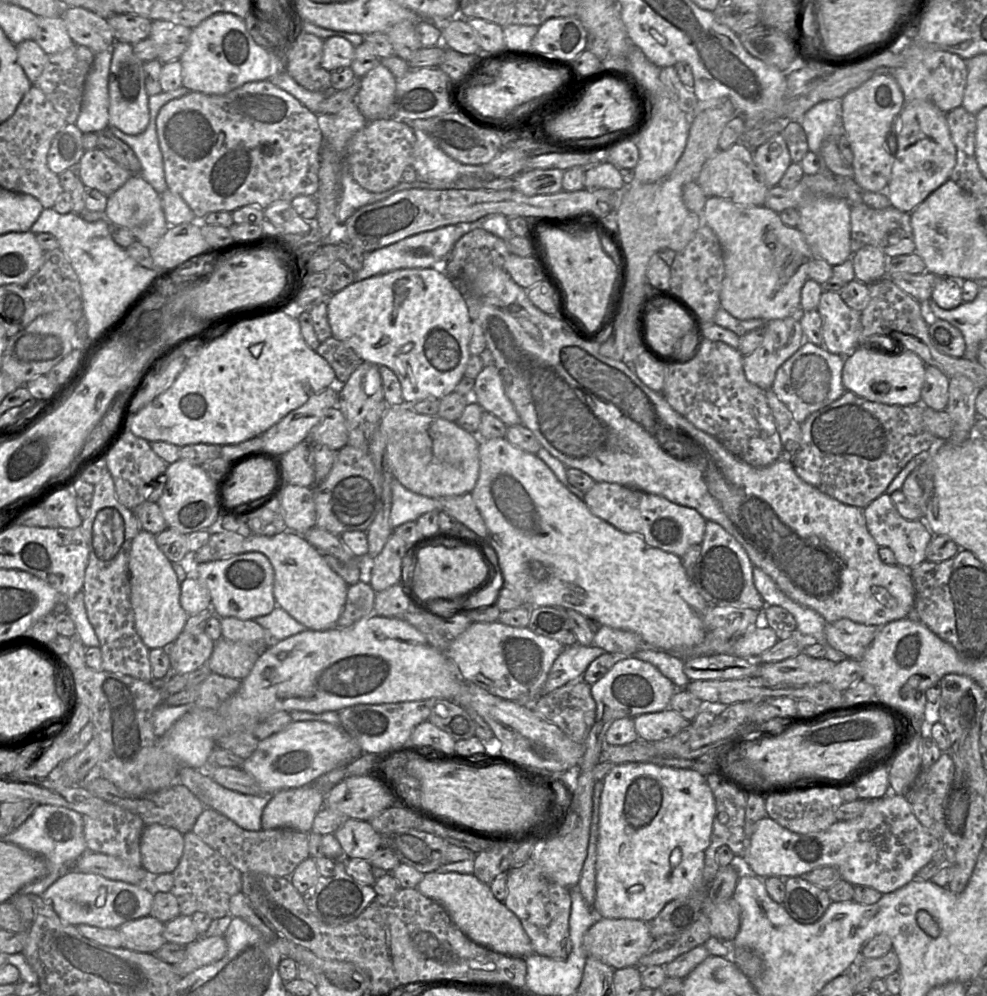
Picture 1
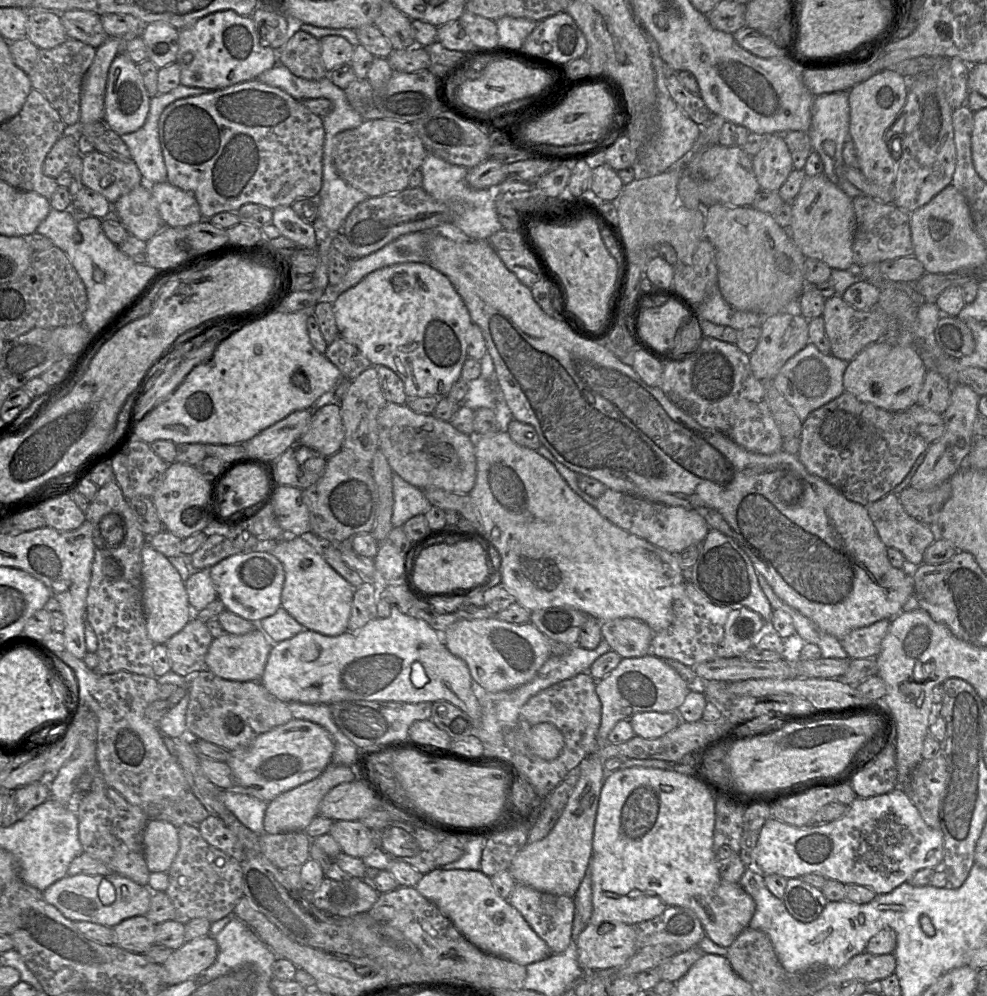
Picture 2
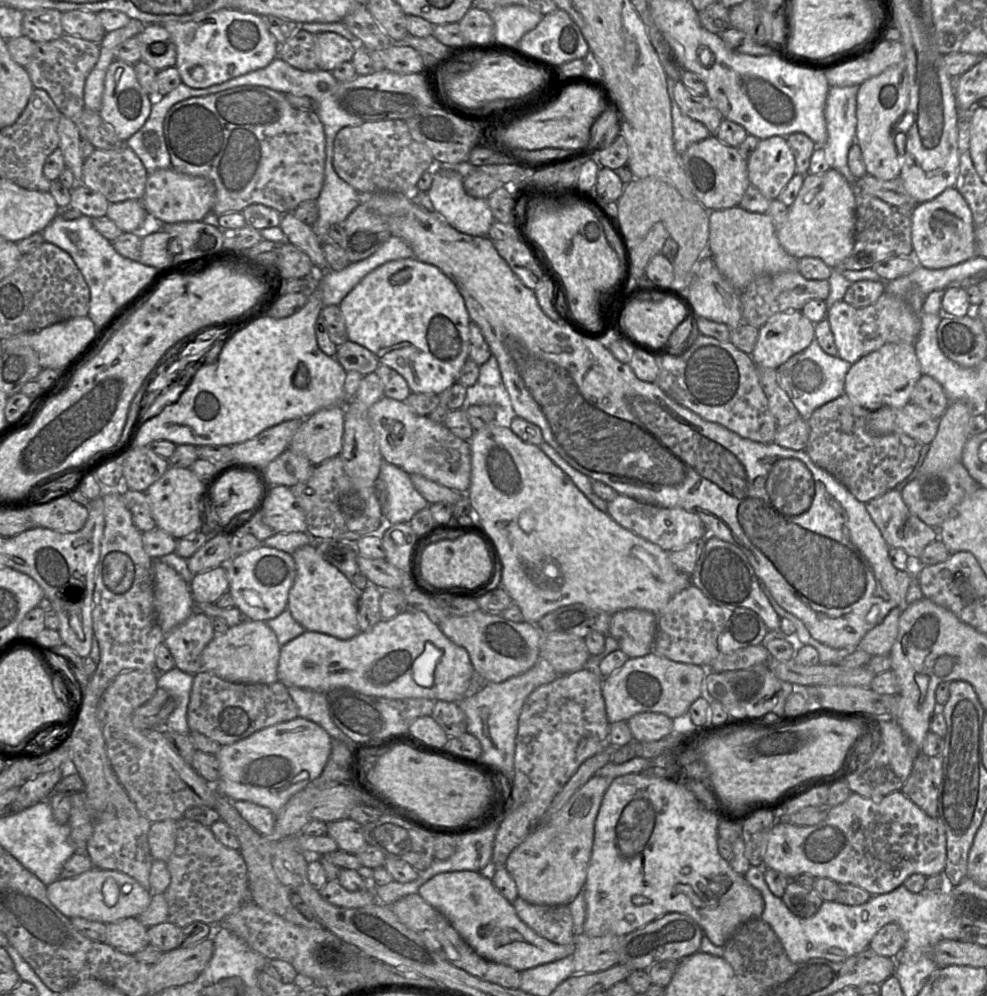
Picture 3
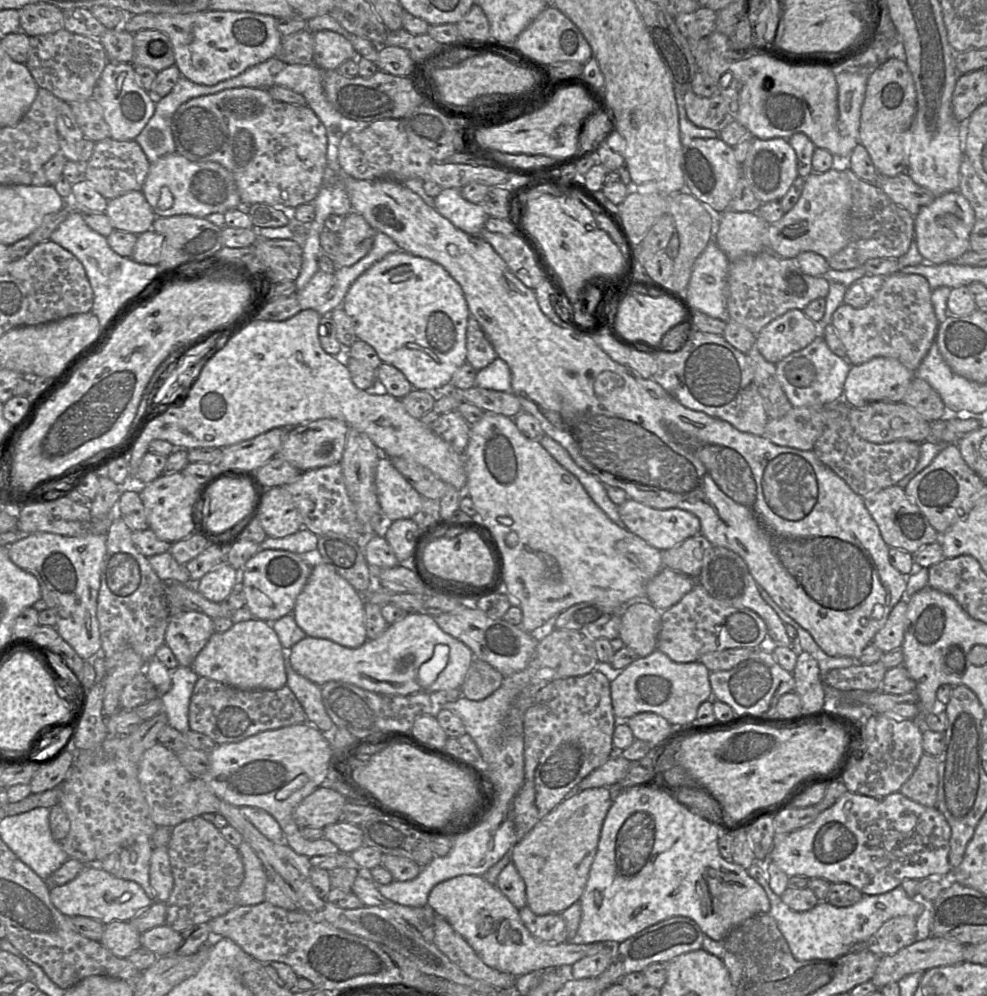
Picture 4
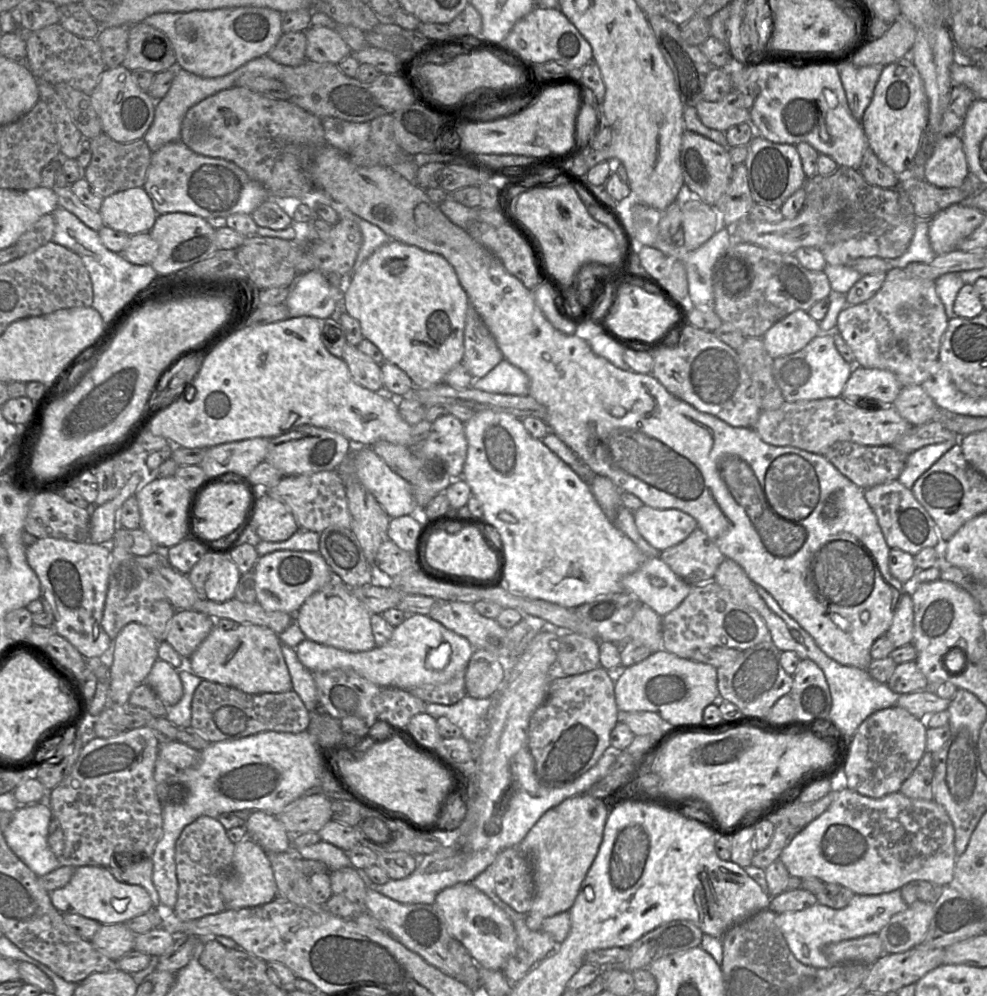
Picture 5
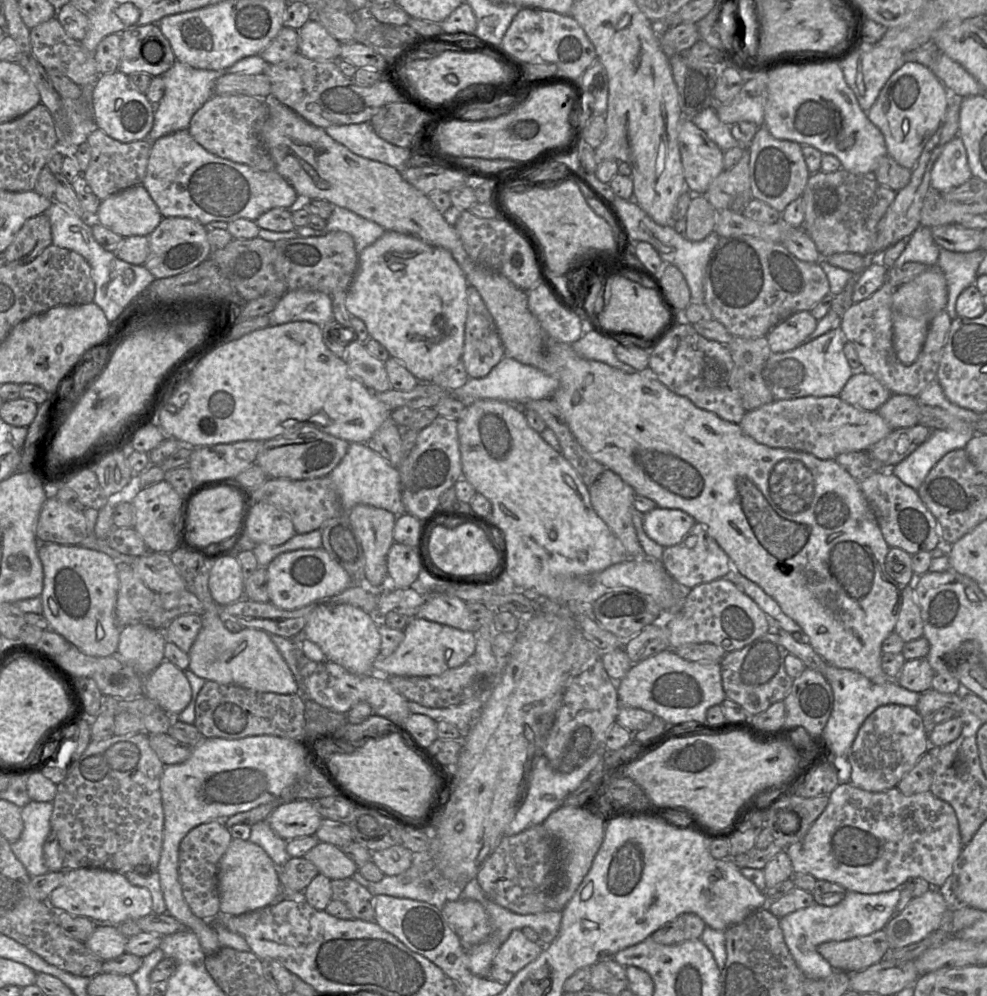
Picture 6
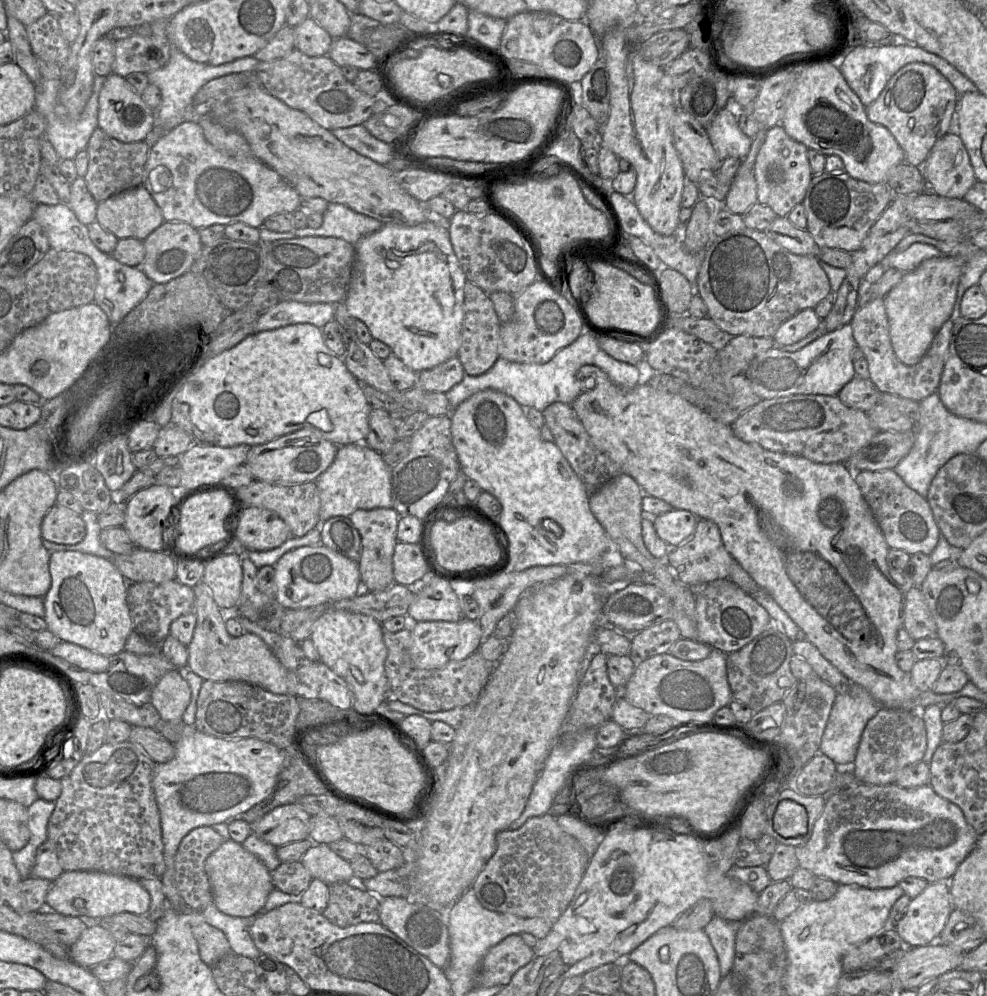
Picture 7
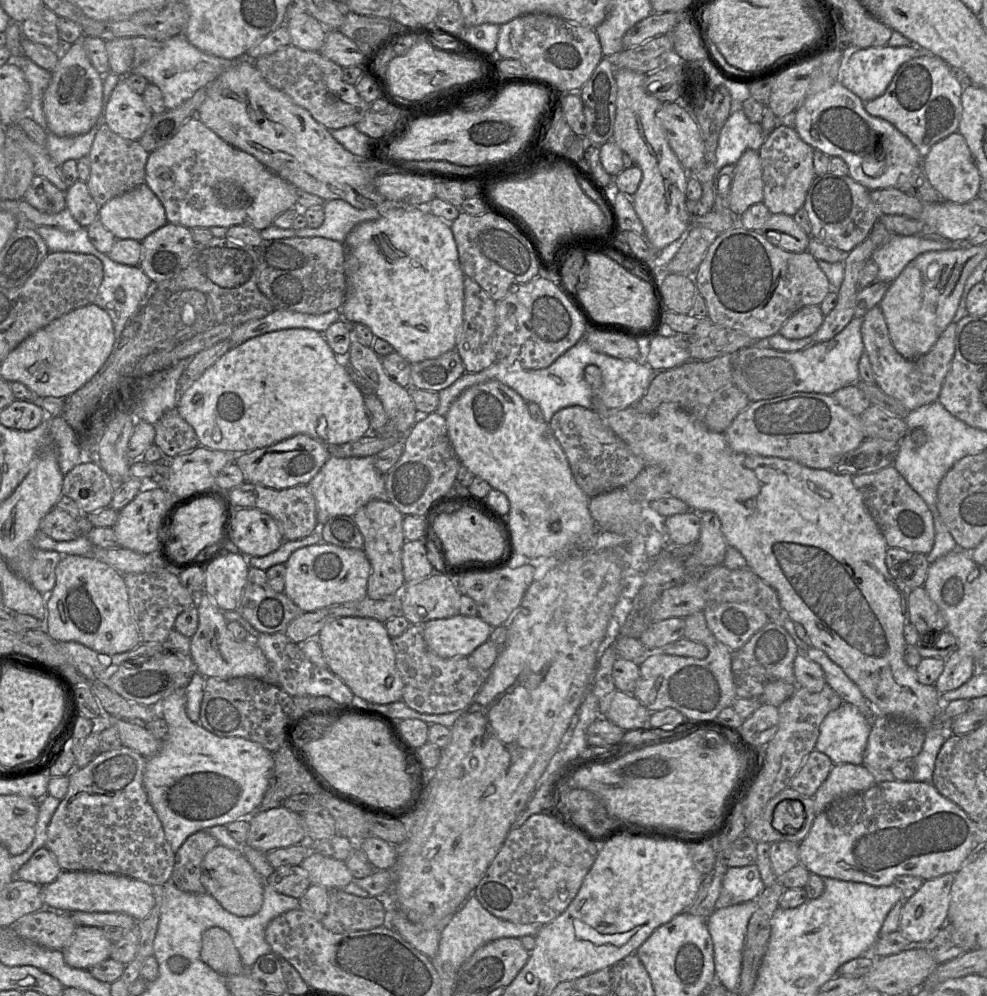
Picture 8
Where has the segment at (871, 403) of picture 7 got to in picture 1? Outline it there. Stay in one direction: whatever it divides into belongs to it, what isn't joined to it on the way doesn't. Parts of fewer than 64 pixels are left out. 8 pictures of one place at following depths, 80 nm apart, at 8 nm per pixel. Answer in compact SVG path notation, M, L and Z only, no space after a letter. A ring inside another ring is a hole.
M898 343L892 344L890 351L882 346L859 346L845 357L842 370L842 384L847 391L870 401L888 405L914 405L921 403L926 364L915 353L900 349Z

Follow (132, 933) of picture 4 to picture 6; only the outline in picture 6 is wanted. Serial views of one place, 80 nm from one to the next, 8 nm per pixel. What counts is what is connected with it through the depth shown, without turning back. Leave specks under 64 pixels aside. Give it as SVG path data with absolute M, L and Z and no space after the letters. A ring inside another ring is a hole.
M97 924L94 932L85 941L88 949L103 961L108 961L126 953L128 938L117 925Z

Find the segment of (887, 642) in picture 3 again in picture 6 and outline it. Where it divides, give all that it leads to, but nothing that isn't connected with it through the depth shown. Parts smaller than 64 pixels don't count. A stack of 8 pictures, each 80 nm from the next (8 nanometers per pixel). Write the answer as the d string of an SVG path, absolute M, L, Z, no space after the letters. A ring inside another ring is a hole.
M908 585L903 590L901 610L894 632L897 633L905 643L923 637L921 610L916 602L915 590Z

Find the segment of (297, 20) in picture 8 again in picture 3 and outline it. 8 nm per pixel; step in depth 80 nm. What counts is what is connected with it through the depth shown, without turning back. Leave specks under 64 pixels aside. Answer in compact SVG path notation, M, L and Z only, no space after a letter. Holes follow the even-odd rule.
M323 32L314 36L318 68L331 73L343 62L351 61L356 49L362 47L357 39L356 42L351 42L334 32Z

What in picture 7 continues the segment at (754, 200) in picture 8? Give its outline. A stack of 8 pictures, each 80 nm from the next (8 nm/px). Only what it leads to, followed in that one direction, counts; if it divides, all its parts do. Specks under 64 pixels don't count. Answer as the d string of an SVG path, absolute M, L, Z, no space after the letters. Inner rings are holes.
M754 169L738 170L724 200L724 207L735 214L744 215L757 202Z

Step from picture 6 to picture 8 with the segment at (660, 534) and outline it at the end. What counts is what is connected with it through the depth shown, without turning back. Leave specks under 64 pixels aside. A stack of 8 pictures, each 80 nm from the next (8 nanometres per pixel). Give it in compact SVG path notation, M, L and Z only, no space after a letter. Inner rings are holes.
M695 511L675 514L666 518L665 535L668 542L684 546L696 542L700 536L701 517Z

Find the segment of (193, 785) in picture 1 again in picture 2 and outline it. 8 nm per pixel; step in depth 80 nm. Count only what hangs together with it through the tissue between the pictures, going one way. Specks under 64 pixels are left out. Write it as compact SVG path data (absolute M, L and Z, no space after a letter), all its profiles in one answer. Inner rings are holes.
M222 790L222 800L237 819L253 832L261 835L264 831L264 816L268 803L256 797Z

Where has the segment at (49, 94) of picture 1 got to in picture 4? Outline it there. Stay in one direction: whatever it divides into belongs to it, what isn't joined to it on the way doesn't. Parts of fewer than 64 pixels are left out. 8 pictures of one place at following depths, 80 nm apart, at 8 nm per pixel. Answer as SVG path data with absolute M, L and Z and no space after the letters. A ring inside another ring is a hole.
M60 29L55 33L32 36L26 67L39 88L51 92L56 98L71 103L93 97L94 88L108 62L98 39L88 38Z

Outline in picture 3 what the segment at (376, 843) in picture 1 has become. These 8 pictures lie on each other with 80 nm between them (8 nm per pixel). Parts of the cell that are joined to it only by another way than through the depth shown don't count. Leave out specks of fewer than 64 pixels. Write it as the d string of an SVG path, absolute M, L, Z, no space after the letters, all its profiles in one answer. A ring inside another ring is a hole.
M350 818L327 823L327 835L349 854L357 854L367 845L363 826Z

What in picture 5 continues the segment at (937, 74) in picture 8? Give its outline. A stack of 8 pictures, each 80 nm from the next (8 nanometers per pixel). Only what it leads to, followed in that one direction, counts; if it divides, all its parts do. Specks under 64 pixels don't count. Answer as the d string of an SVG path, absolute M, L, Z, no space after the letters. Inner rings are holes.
M904 57L884 66L861 124L869 148L878 159L899 176L906 176L911 174L915 156L927 128L928 116L928 98L920 73L910 57Z

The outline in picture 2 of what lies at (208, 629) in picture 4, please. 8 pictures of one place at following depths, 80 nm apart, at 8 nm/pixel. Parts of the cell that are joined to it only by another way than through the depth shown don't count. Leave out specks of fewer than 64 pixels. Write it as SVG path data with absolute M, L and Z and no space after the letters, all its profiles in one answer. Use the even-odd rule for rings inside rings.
M193 617L165 643L171 671L182 677L192 677L206 670L205 657L213 640L206 624Z

